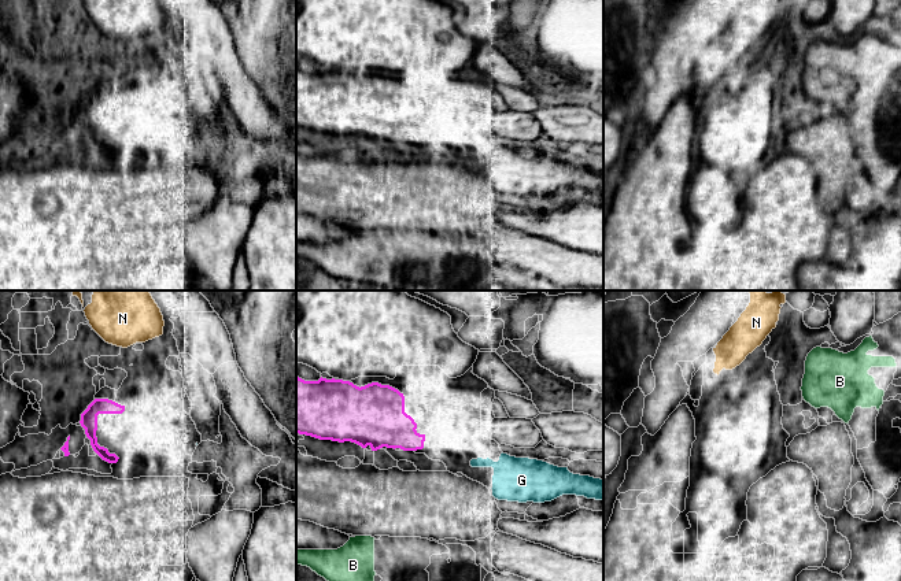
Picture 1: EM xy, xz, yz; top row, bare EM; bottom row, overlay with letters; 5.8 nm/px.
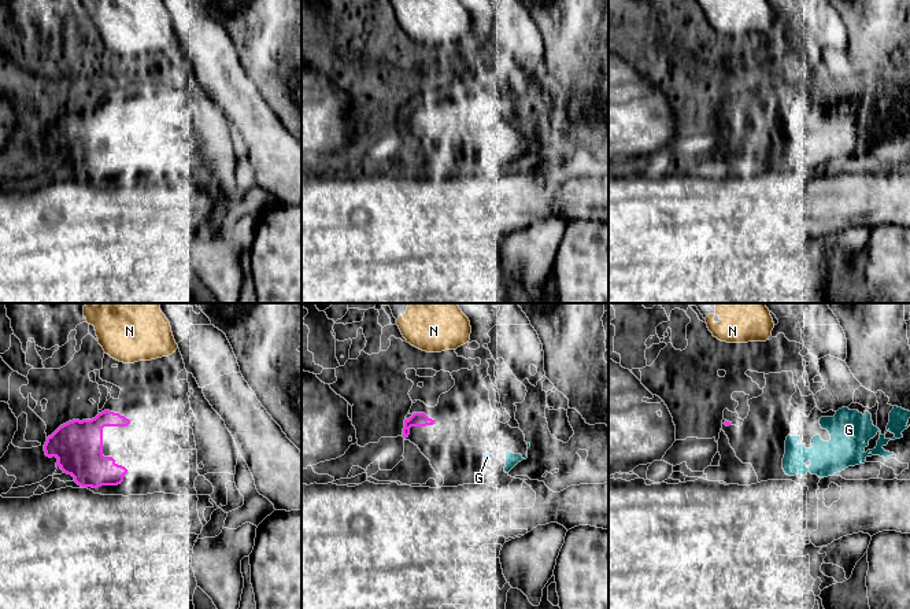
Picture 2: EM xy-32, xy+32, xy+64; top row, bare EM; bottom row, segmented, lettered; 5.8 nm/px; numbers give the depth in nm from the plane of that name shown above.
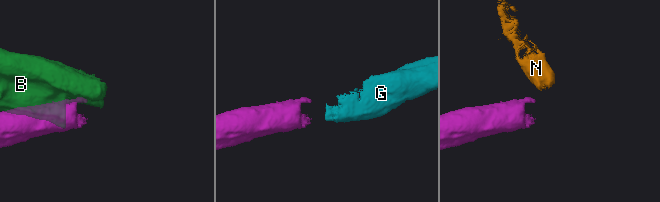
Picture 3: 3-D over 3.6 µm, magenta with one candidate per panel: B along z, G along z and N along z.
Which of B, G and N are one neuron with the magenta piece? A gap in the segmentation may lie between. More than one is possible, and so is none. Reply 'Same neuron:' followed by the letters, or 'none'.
Same neuron: G

